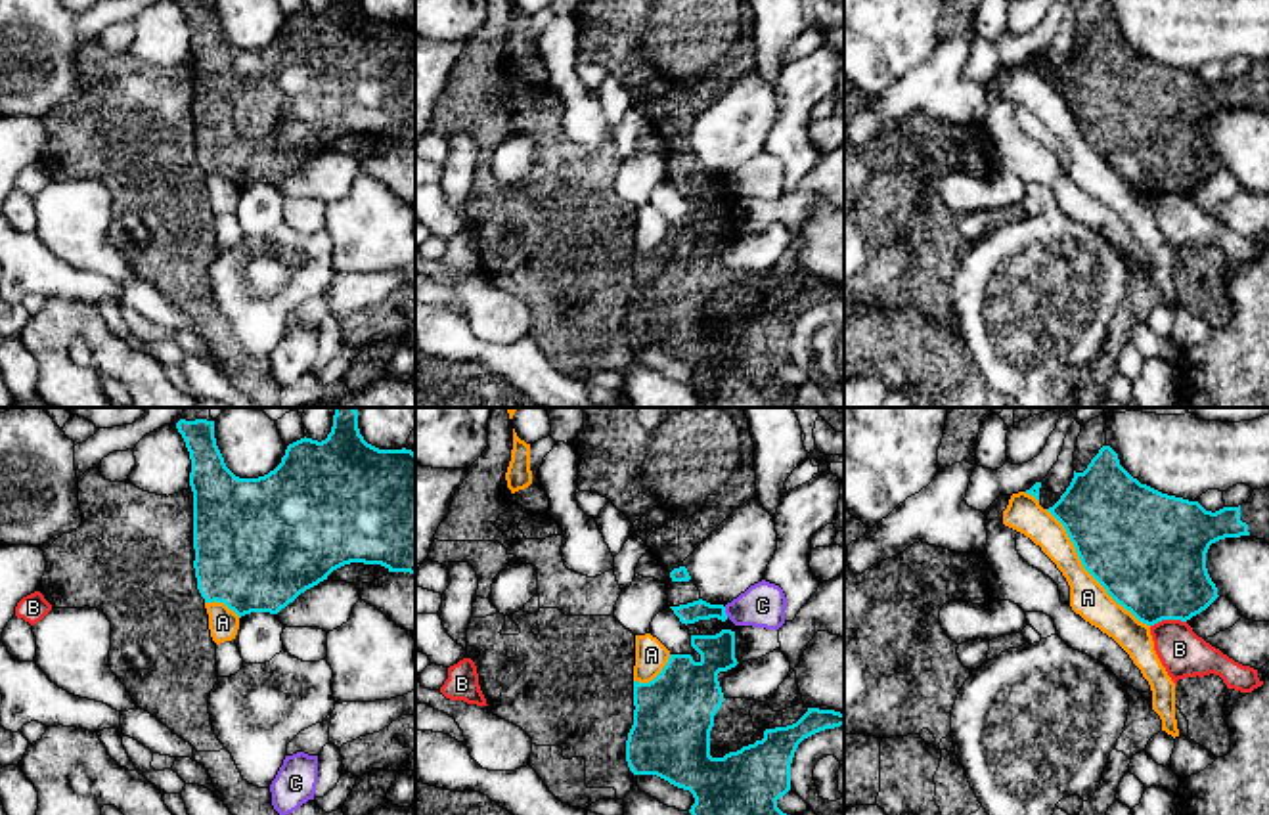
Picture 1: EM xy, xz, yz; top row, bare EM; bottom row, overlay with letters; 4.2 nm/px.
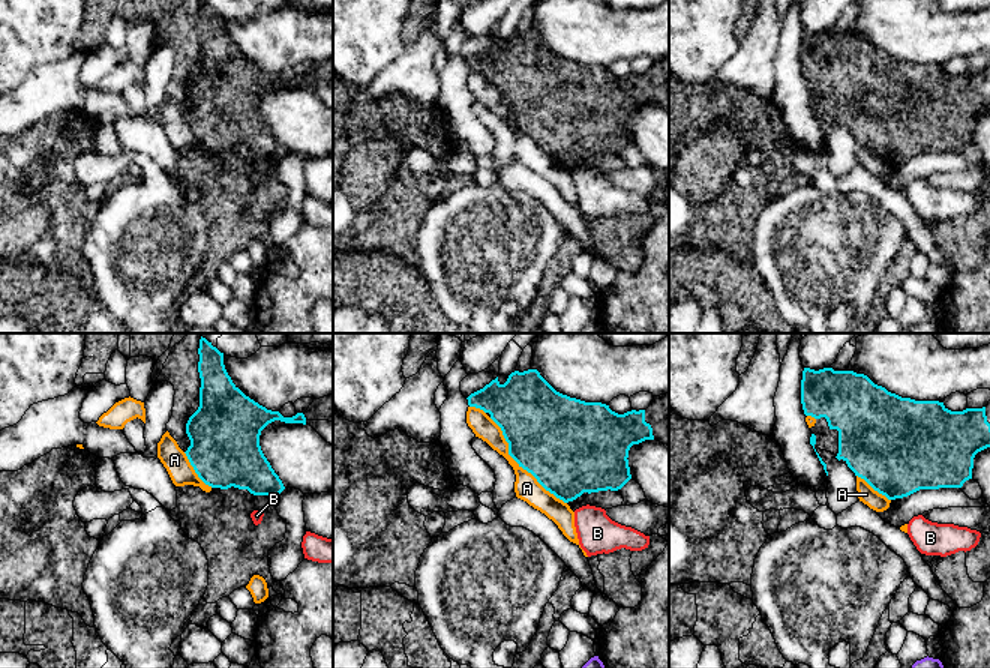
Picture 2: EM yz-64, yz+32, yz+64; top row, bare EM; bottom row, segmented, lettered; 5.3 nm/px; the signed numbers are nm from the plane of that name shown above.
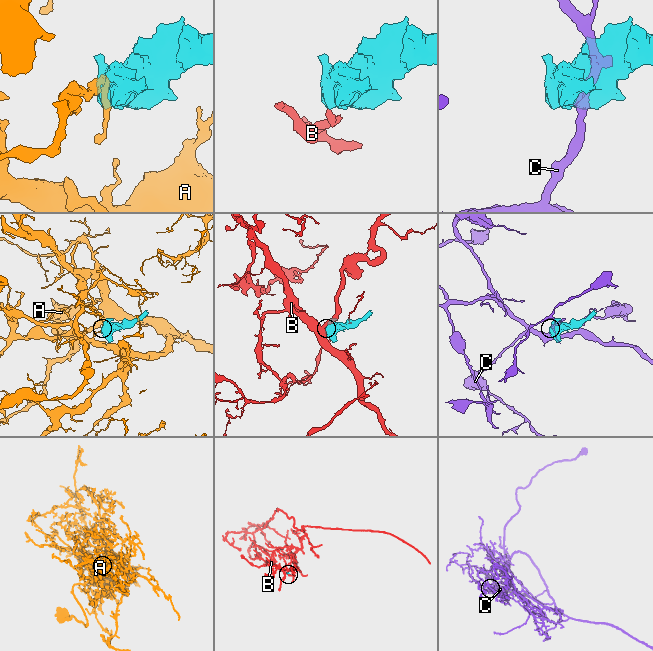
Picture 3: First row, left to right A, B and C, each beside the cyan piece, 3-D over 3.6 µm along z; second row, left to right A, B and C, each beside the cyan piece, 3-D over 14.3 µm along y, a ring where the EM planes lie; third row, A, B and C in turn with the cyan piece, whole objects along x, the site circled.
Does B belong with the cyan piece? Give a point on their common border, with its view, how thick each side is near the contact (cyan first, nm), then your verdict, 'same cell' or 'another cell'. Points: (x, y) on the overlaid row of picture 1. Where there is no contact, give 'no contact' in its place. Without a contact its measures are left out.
meets cyan in yz at (1168, 618); 440 nm thick on the cyan side, 190 nm on the other; another cell

